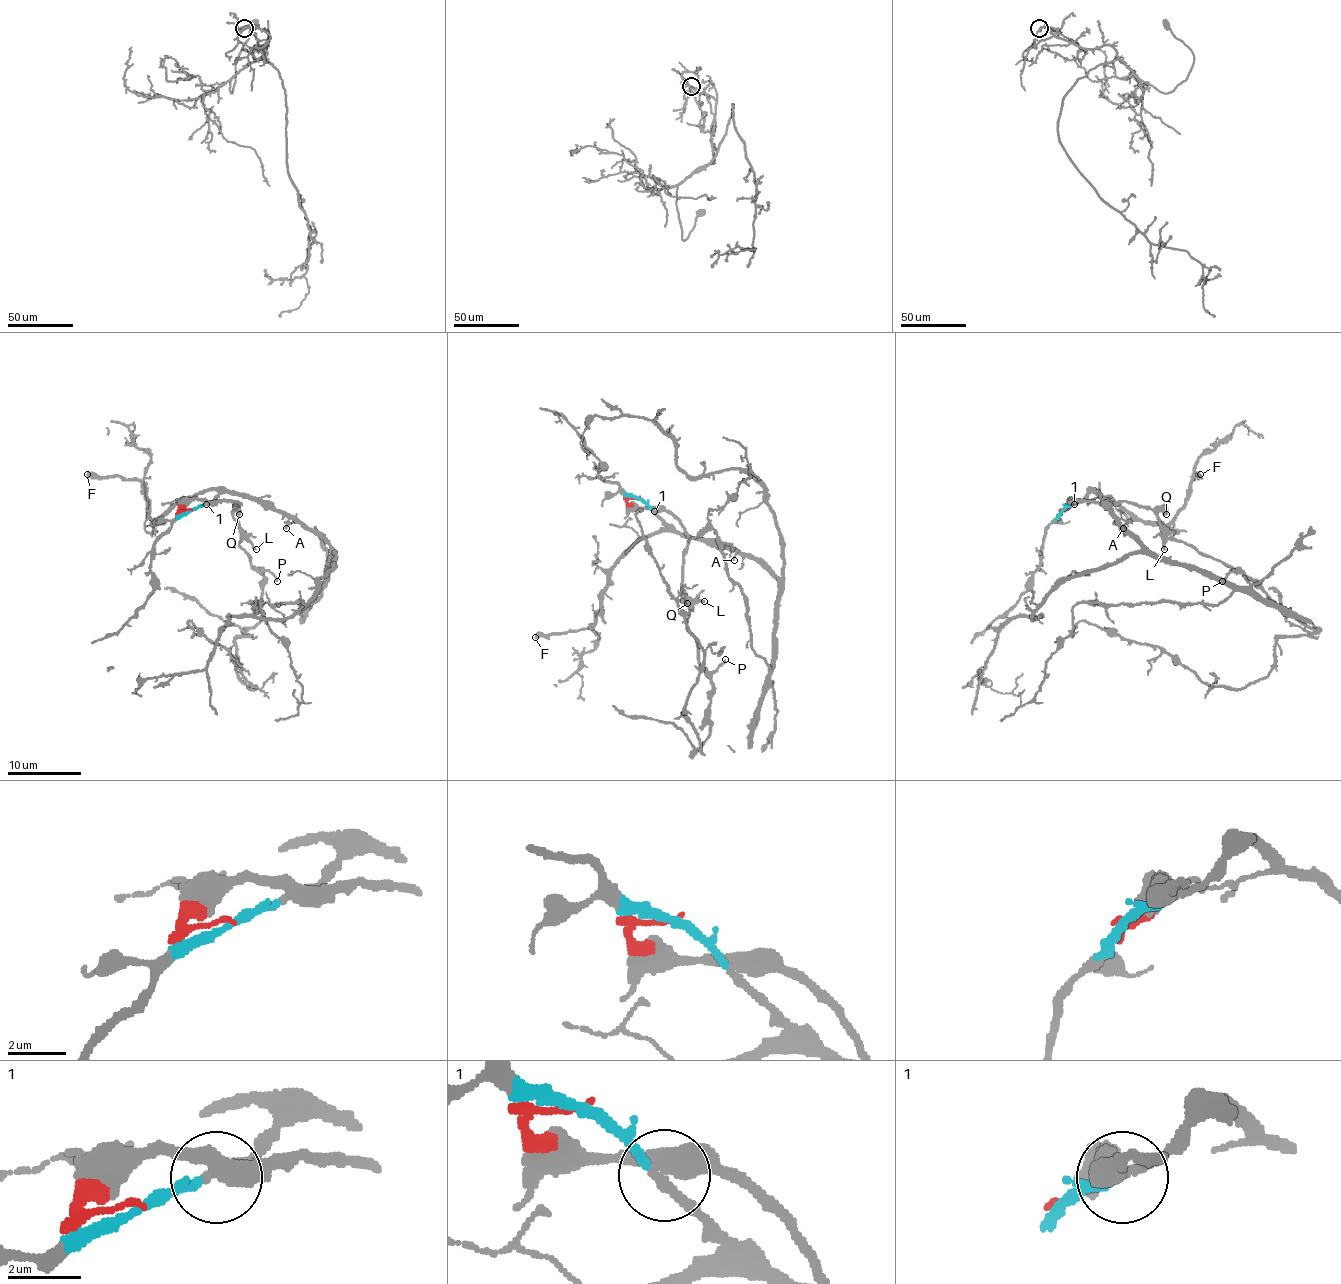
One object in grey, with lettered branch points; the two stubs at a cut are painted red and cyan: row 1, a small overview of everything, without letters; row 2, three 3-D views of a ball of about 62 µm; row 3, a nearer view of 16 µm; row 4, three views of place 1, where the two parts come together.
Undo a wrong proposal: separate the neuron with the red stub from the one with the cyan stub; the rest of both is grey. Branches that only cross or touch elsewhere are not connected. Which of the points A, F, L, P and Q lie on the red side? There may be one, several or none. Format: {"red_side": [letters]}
{"red_side": ["L", "P", "Q"]}

